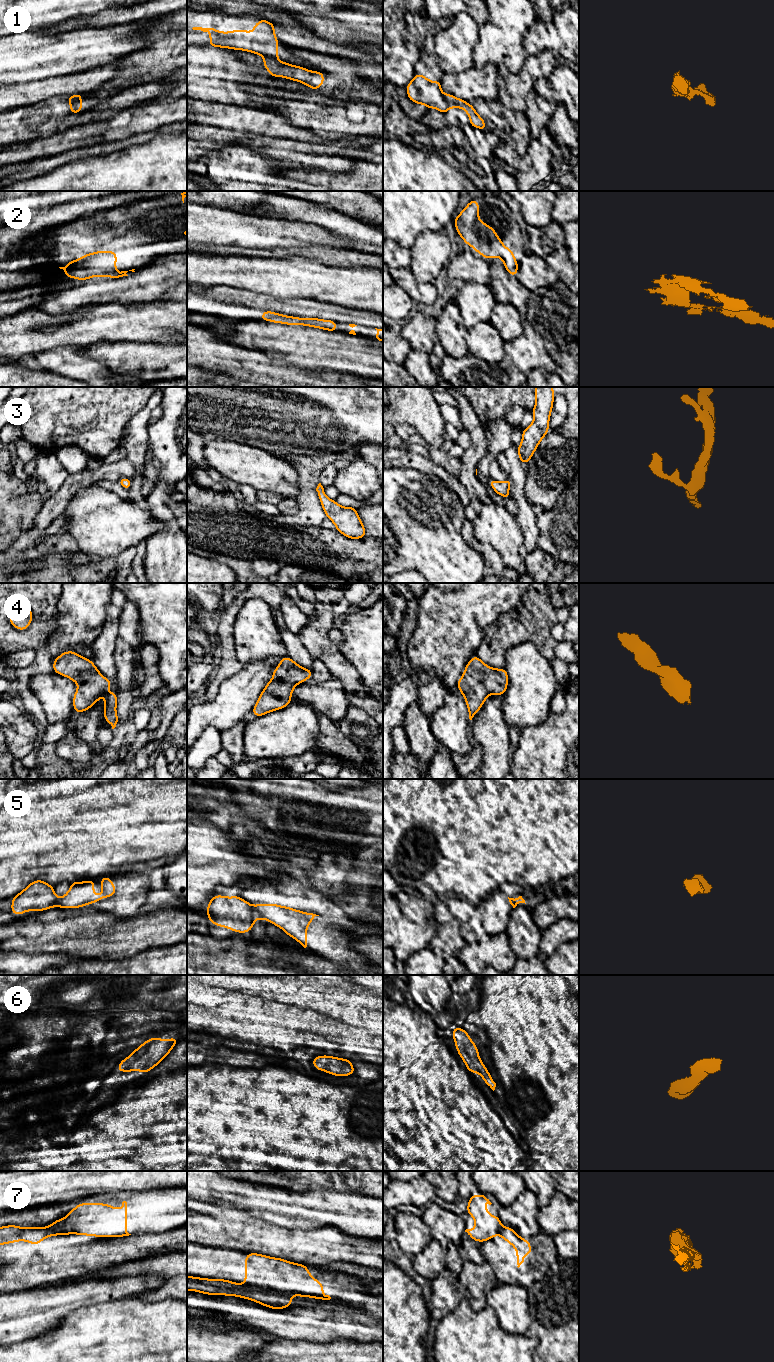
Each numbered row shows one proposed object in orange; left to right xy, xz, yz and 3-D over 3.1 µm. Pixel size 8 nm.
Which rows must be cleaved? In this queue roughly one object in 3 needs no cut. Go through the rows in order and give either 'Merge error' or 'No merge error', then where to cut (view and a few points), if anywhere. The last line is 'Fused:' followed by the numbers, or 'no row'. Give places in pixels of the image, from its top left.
1: Merge error. Split along xz (264, 57), (276, 59)
2: Merge error. Split along xy (115, 271), (99, 275)
3: No merge error. No split
4: No merge error. No split
5: Merge error. Split along xz (252, 906), (257, 917)
6: No merge error. No split
7: Merge error. Split along xz (245, 1283), (250, 1286), (272, 1289), (290, 1295)
Fused: 1, 2, 5, 7

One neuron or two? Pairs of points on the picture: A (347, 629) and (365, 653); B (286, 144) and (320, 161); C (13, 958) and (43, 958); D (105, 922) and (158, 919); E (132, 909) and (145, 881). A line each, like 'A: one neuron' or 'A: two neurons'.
A: one neuron
B: one neuron
C: one neuron
D: one neuron
E: one neuron

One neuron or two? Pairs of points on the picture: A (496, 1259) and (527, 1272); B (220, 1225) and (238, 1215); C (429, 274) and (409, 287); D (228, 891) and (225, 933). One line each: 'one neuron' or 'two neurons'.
A: one neuron
B: one neuron
C: two neurons
D: one neuron

